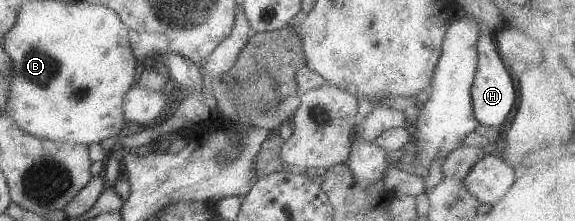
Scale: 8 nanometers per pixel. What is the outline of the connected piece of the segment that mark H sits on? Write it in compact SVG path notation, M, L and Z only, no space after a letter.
M484 28L478 38L476 44L476 69L473 77L473 82L470 86L470 95L472 98L472 107L474 117L477 119L478 124L485 126L493 126L497 129L501 126L507 118L507 114L513 108L515 102L515 90L511 84L511 78L507 70L503 67L499 55L495 50L492 31Z

